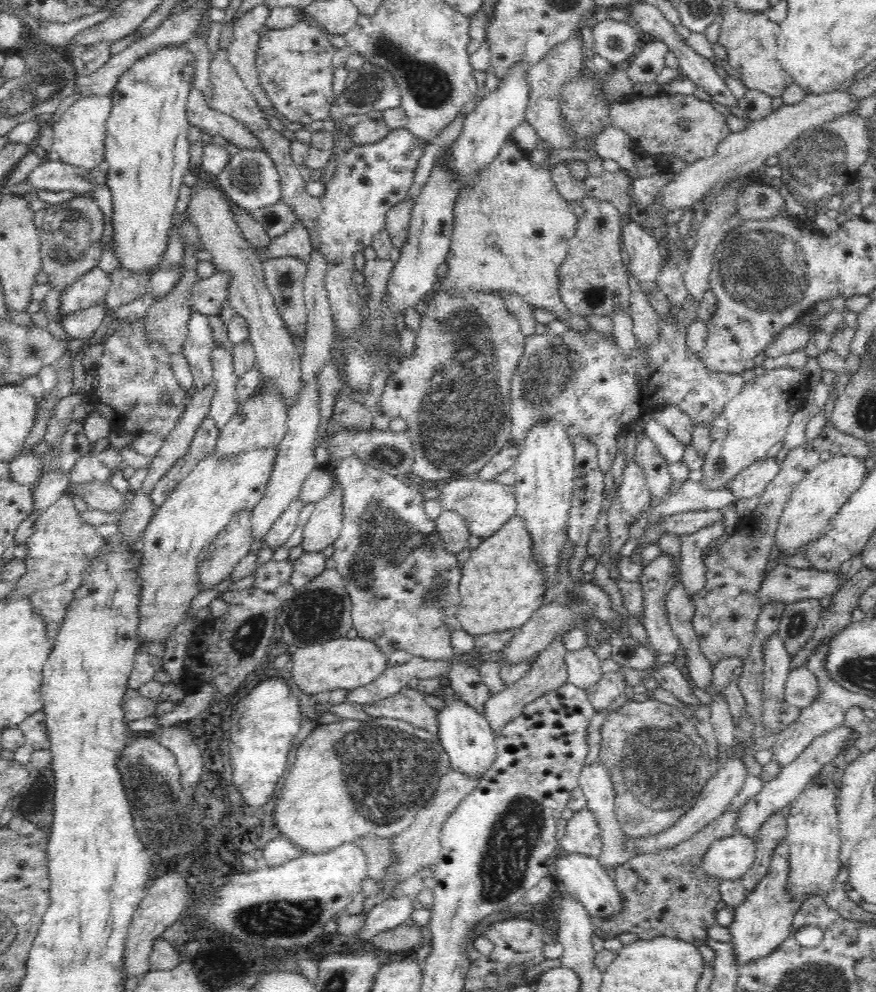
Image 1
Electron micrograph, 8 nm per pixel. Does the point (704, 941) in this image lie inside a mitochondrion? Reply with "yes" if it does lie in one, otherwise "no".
no

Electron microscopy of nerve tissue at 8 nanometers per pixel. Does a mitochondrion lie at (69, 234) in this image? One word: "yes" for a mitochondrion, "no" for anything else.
yes

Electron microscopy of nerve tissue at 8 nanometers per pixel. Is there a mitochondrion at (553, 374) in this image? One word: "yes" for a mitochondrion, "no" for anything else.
yes

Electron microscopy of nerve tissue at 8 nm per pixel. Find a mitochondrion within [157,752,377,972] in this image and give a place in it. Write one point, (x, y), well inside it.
(252, 921)

